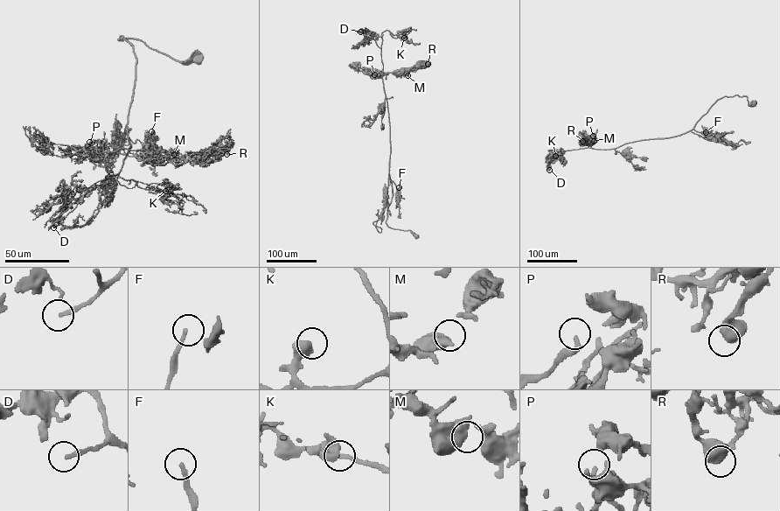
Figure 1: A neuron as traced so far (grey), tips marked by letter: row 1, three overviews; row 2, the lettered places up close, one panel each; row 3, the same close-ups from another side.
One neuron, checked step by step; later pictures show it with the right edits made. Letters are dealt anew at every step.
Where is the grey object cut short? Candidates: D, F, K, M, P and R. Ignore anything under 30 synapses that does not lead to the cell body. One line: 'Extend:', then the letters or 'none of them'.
Extend: F, K, P

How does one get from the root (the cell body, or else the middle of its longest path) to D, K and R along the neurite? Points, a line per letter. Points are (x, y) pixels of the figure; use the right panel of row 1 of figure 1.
D: (754, 104), (748, 105), (746, 96), (724, 96), (685, 133), (611, 149), (567, 150), (551, 158), (549, 170)
K: (754, 104), (748, 105), (746, 96), (725, 96), (679, 135), (611, 149), (548, 150), (555, 156)
R: (754, 104), (746, 96), (723, 96), (691, 129), (670, 137), (609, 149), (582, 141)

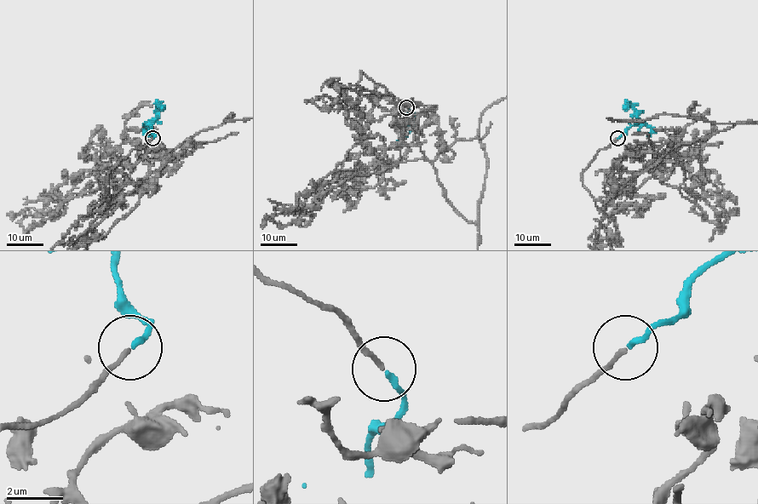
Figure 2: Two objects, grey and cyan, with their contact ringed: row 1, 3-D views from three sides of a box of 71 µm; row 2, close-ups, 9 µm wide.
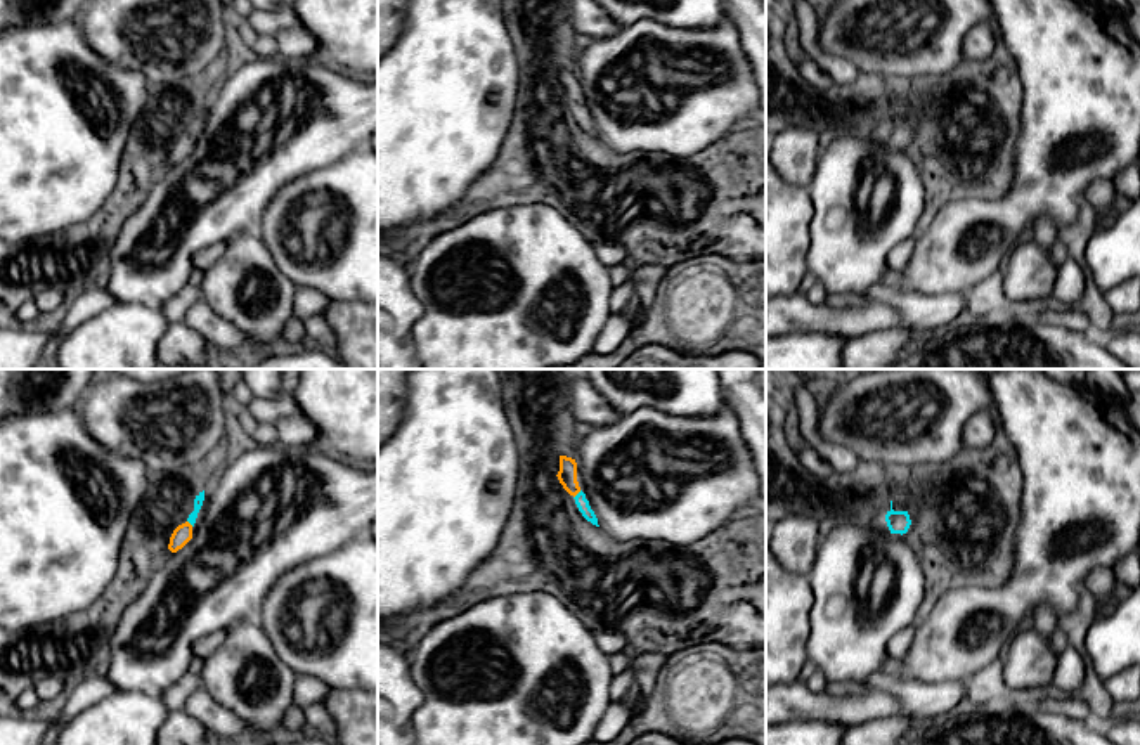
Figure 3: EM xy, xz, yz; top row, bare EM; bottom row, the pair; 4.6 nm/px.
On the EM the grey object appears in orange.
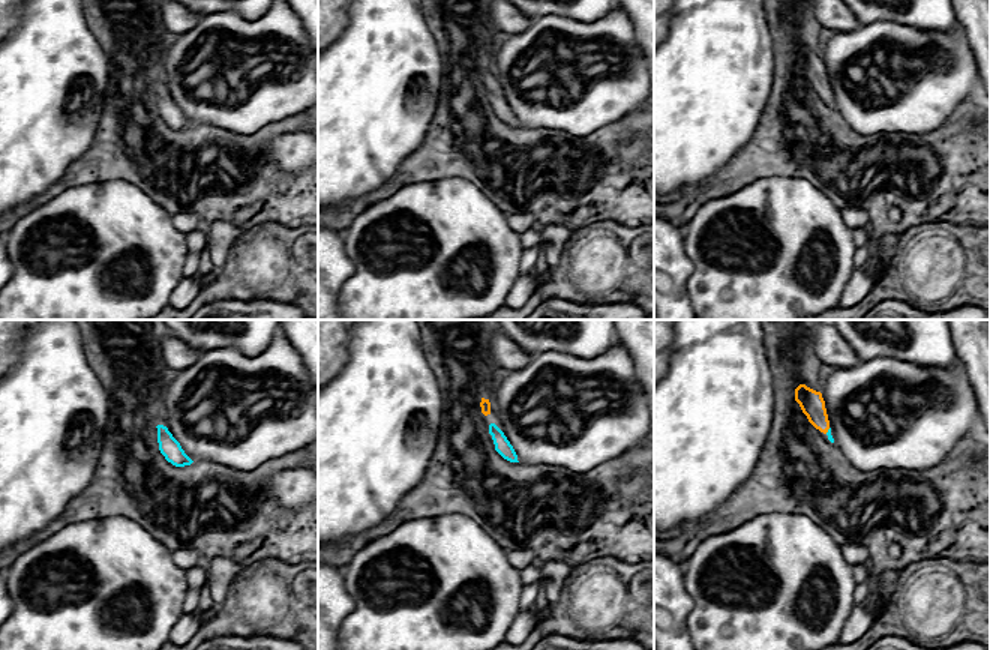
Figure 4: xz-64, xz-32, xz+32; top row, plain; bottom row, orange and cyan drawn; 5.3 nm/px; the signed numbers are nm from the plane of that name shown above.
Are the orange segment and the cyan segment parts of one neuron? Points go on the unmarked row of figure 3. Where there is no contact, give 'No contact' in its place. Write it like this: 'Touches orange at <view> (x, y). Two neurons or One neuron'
Touches orange at xz (577, 104). One neuron

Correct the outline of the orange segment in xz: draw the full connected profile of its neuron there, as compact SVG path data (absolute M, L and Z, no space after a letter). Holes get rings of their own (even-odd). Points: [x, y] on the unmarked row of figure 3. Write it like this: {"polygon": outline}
{"polygon": "M560 68L560 83L558 92L563 97L563 100L575 111L575 116L582 128L591 133L593 137L598 137L598 130L594 123L589 118L589 113L586 111L586 106L580 102L577 94L577 74L572 69Z"}

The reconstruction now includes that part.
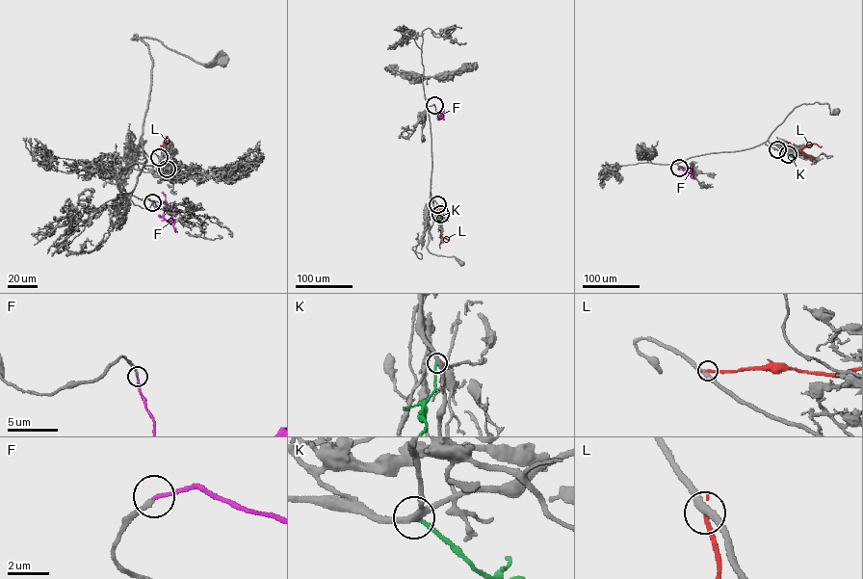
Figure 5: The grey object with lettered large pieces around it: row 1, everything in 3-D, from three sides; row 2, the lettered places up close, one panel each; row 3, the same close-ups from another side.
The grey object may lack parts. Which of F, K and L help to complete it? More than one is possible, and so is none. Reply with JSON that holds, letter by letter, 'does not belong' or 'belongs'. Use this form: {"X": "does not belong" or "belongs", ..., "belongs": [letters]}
{"F": "belongs", "K": "does not belong", "L": "does not belong", "belongs": ["F"]}

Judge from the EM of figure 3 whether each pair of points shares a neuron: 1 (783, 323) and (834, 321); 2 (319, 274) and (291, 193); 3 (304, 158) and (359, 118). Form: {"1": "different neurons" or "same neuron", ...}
{"1": "same neuron", "2": "same neuron", "3": "same neuron"}

